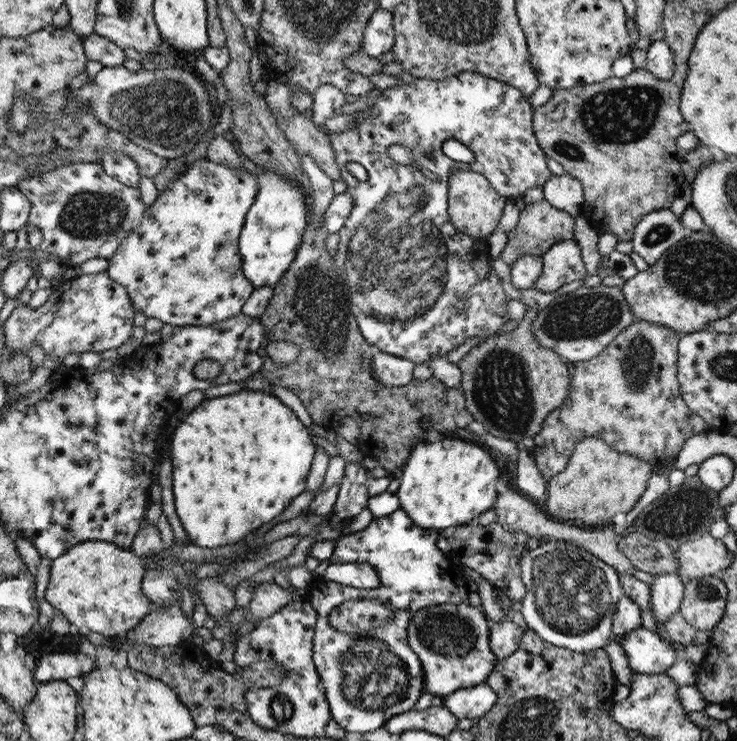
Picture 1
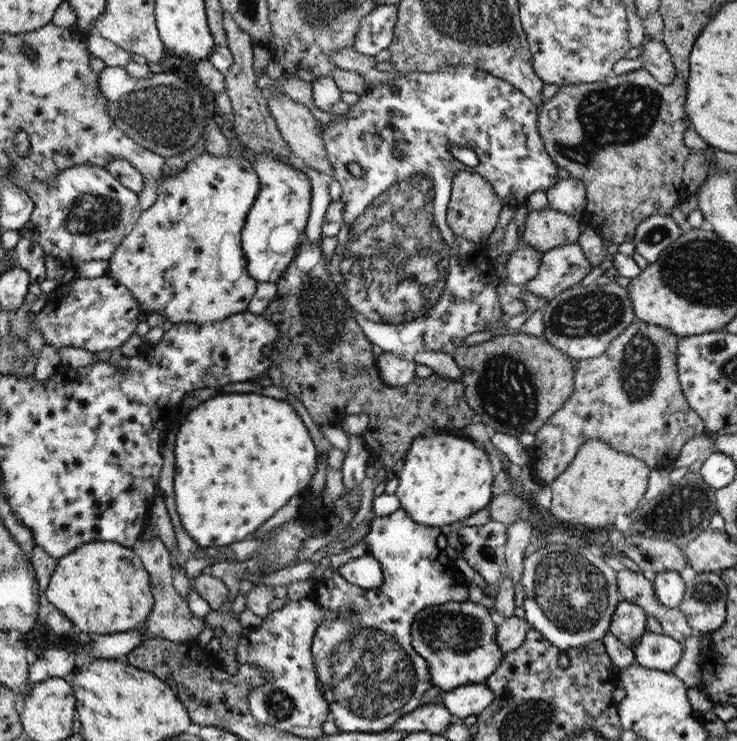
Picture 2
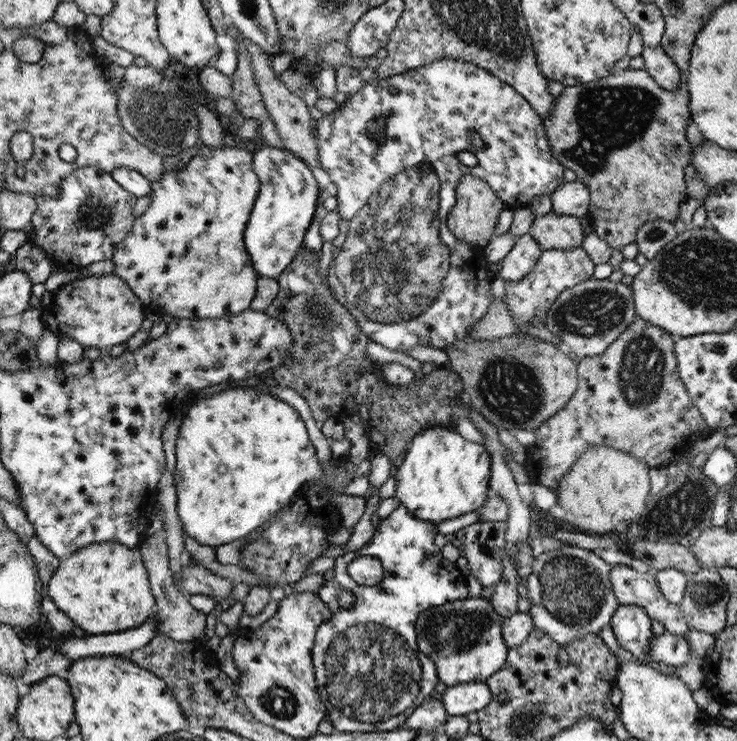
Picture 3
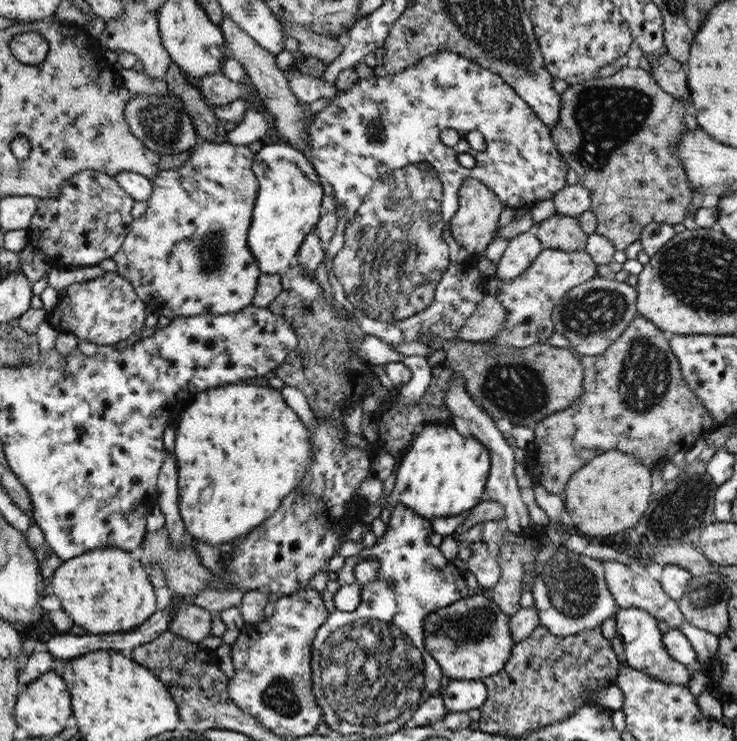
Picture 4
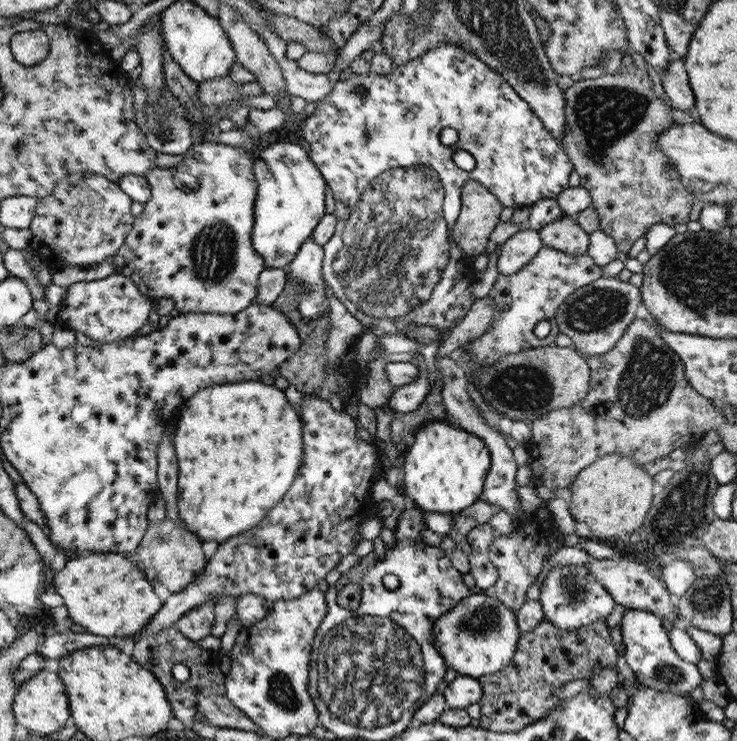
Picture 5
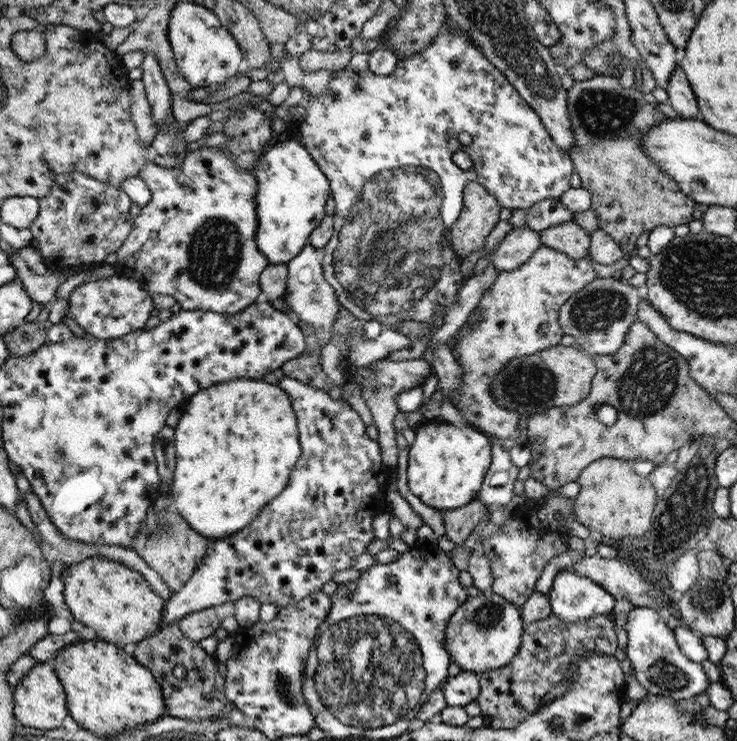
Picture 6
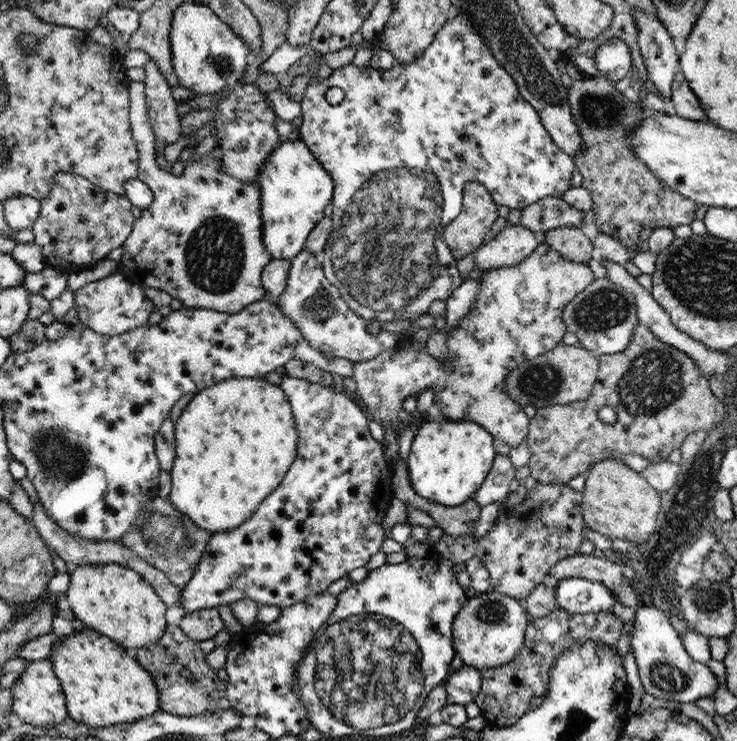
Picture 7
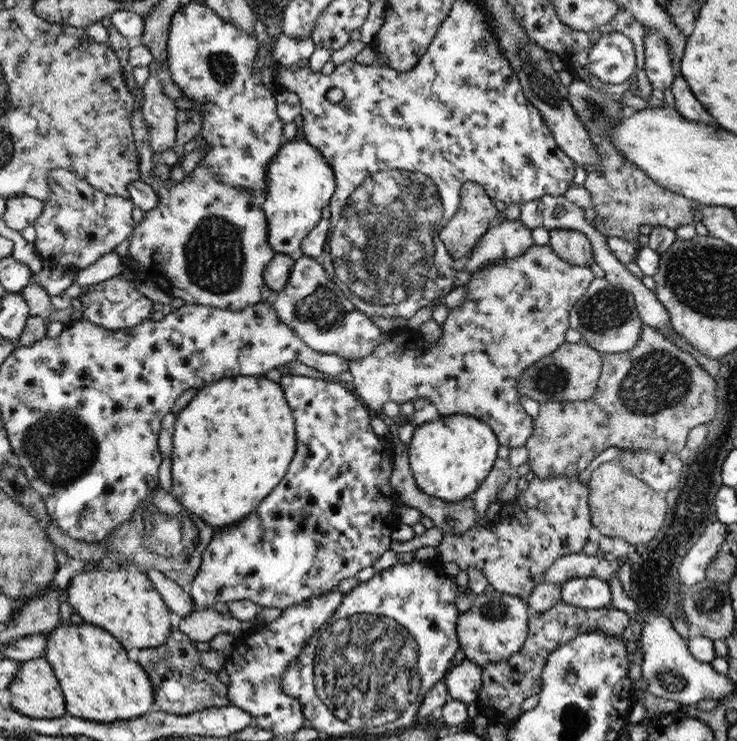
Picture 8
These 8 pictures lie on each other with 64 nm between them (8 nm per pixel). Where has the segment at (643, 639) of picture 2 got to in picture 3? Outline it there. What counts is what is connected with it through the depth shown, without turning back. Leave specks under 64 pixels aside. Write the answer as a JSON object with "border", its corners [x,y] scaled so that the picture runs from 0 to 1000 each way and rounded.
{"border":[[[902,852],[900,857],[887,857],[881,866],[881,888],[889,893],[910,896],[910,899],[924,900],[935,892],[939,876],[929,858],[919,858],[910,853]]]}

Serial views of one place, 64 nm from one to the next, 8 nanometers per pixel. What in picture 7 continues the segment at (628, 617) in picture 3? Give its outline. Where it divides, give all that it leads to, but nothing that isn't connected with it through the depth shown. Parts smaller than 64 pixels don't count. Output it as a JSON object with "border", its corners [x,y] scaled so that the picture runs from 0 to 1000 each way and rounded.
{"border":[[[896,811],[890,818],[870,814],[862,826],[856,876],[875,934],[890,942],[917,947],[944,947],[947,942],[967,941],[974,918],[958,895],[944,893],[931,880],[924,858],[909,843],[905,822]]]}

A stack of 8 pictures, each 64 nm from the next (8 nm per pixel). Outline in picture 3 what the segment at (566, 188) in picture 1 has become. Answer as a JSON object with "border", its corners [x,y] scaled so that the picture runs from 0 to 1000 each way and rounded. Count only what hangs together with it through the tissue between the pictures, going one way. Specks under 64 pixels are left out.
{"border":[[[783,243],[765,246],[745,262],[749,285],[756,290],[773,290],[795,297],[801,278],[801,260]]]}

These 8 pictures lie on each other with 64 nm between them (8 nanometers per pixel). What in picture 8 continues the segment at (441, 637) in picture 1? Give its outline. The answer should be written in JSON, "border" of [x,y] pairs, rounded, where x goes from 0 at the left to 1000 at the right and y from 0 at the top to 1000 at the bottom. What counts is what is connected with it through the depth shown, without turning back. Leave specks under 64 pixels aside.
{"border":[[[659,799],[642,806],[638,823],[623,829],[619,856],[631,888],[654,900],[661,893],[687,892],[700,883],[716,861],[722,826],[714,810],[697,803]]]}

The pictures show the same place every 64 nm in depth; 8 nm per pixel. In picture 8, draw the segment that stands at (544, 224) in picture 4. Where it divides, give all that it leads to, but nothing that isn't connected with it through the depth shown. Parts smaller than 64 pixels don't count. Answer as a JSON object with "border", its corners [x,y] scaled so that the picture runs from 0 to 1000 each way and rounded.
{"border":[[[776,309],[745,310],[748,337],[782,360],[799,360],[806,352],[806,329],[798,316]]]}

